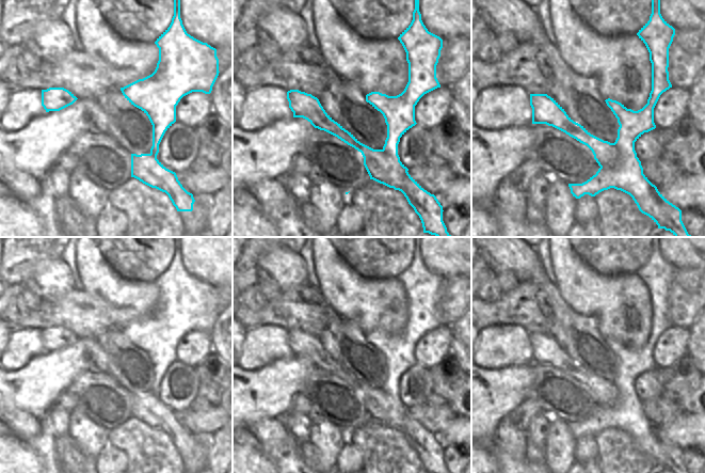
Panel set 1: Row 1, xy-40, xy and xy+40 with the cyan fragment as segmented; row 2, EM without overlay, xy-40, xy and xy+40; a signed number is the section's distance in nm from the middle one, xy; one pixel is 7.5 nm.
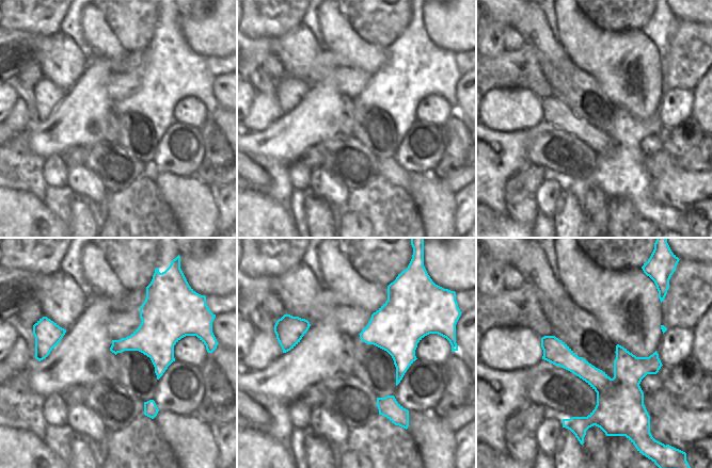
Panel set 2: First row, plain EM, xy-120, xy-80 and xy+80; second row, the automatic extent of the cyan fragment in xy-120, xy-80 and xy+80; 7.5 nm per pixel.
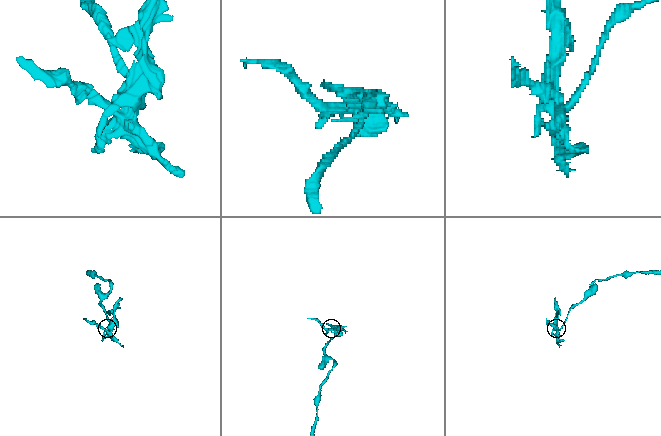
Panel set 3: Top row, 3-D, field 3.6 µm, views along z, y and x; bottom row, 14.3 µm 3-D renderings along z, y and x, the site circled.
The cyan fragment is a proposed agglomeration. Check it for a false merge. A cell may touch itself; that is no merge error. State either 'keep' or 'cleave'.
cleave

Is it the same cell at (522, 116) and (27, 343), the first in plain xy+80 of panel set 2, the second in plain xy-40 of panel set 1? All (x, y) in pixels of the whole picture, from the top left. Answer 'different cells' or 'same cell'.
same cell

